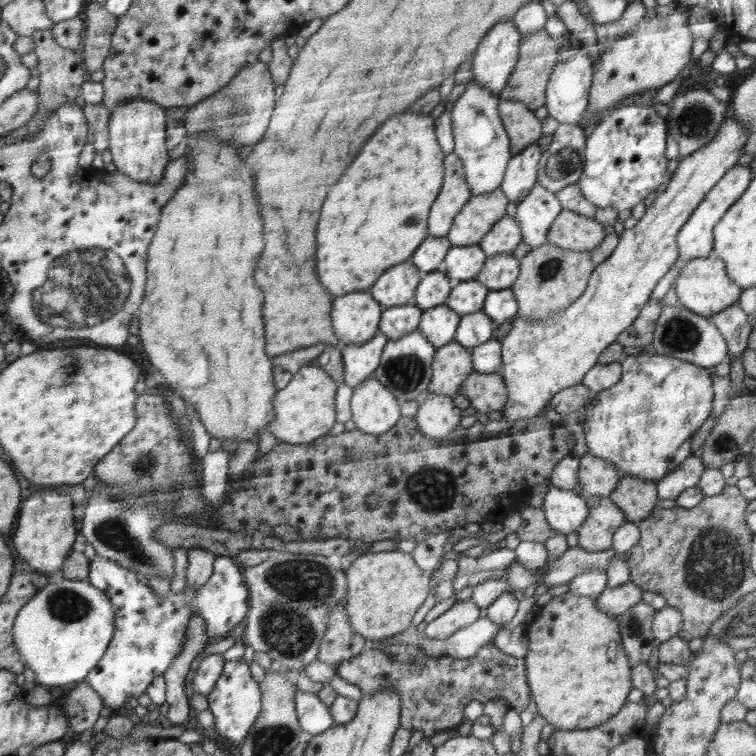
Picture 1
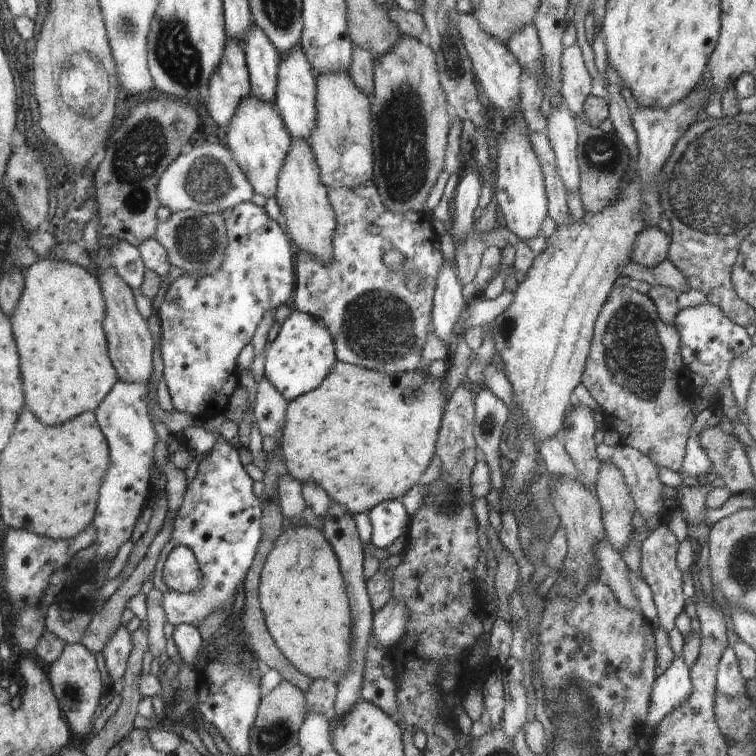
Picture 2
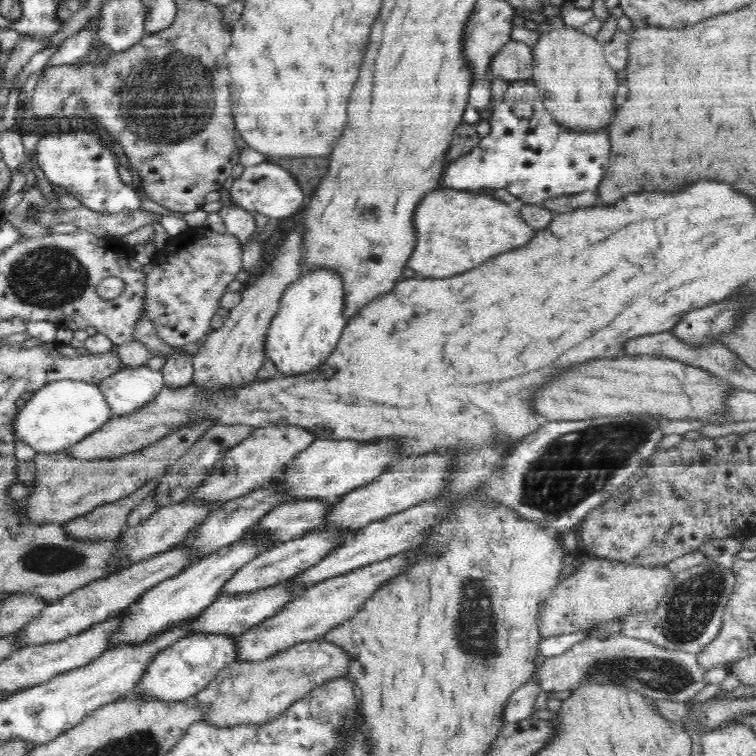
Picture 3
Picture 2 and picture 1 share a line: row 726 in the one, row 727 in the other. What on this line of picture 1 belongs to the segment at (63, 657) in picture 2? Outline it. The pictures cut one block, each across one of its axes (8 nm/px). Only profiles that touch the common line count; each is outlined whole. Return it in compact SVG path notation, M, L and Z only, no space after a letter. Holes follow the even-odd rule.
M84 680L79 681L63 702L63 713L76 735L92 728L102 712L100 695Z

